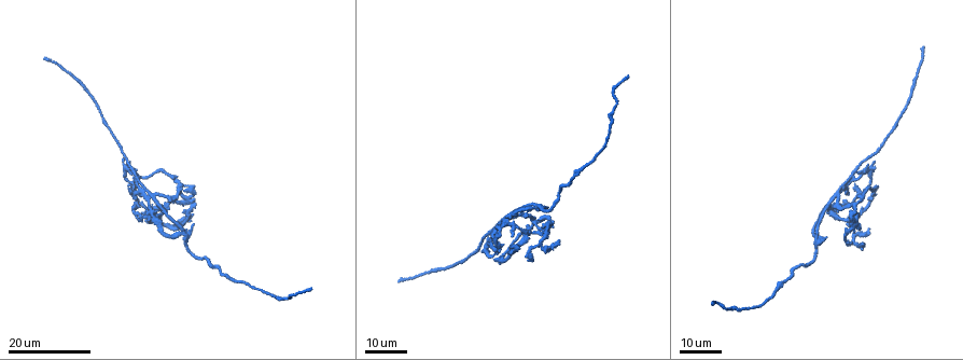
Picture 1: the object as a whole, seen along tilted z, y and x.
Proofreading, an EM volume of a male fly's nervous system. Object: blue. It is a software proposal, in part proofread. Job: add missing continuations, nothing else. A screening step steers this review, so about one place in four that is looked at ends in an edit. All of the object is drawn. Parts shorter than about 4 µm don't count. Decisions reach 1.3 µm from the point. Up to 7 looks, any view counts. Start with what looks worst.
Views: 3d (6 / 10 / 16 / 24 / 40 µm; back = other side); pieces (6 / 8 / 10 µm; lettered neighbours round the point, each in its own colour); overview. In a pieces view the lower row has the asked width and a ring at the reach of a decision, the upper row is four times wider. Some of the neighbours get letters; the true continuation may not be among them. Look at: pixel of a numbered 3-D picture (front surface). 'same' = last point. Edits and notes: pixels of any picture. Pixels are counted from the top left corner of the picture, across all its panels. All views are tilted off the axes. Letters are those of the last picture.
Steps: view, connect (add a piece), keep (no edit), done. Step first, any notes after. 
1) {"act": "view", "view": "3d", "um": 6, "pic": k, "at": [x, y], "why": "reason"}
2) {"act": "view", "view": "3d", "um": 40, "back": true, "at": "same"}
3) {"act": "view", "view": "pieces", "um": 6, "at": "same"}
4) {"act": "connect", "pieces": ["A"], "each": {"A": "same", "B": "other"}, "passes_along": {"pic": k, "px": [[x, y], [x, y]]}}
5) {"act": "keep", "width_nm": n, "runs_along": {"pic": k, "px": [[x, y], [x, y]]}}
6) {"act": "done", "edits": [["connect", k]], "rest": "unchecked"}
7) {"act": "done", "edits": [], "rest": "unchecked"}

{"act": "view", "view": "3d", "um": 24, "pic": 1, "at": [626, 75]}

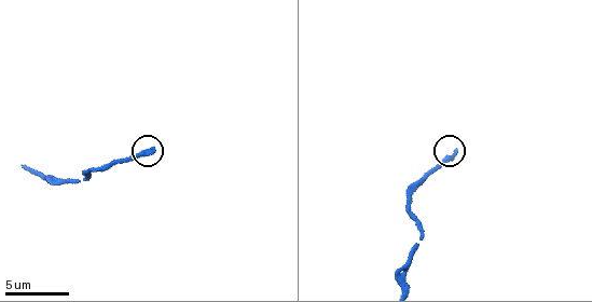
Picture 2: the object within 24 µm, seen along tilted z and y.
{"act": "view", "view": "pieces", "um": 10, "pic": 2, "at": [453, 151], "why": "what lies round it"}

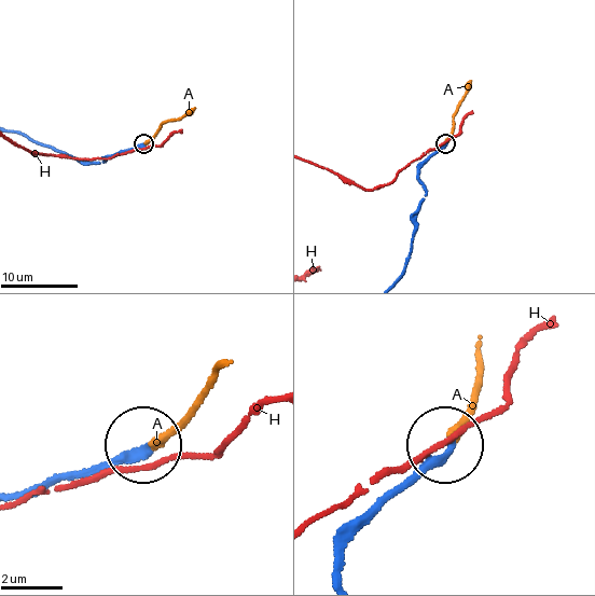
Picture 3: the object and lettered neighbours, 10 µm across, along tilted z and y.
{"act": "connect", "pieces": ["A"], "width_nm": 240, "each": {"A": "same", "H": "other"}, "passes_along": {"pic": 3, "px": [[58, 483], [144, 451], [181, 420], [218, 369]]}, "found": "the neuron continues"}

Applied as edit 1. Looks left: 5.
{"act": "view", "view": "3d", "um": 24, "pic": 1, "at": [923, 49], "why": "long arm stops here"}

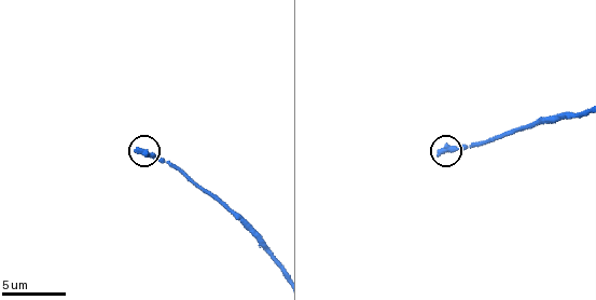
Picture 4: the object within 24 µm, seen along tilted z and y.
{"act": "view", "view": "pieces", "um": 10, "pic": 4, "at": [138, 151]}

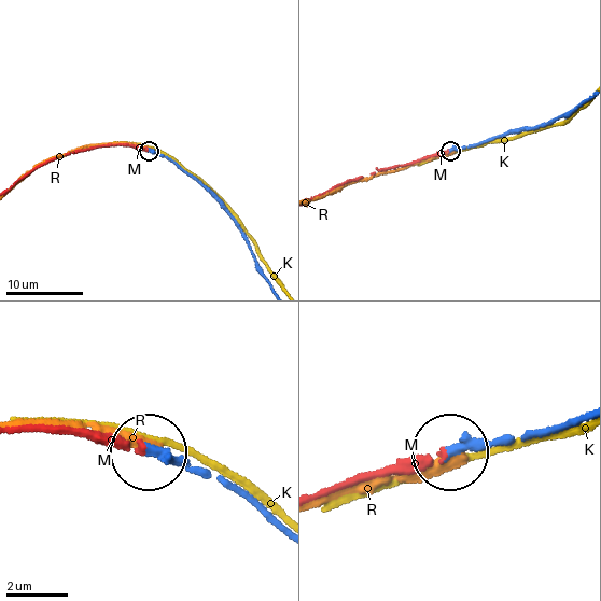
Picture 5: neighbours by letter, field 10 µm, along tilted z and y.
{"act": "connect", "pieces": ["M"], "each": {"K": "other", "M": "same", "R": "other"}, "passes_along": {"pic": 5, "px": [[470, 145], [381, 168], [338, 186]]}, "found": "it goes on there"}

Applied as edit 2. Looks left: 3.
{"act": "view", "view": "overview", "why": "see it whole again"}

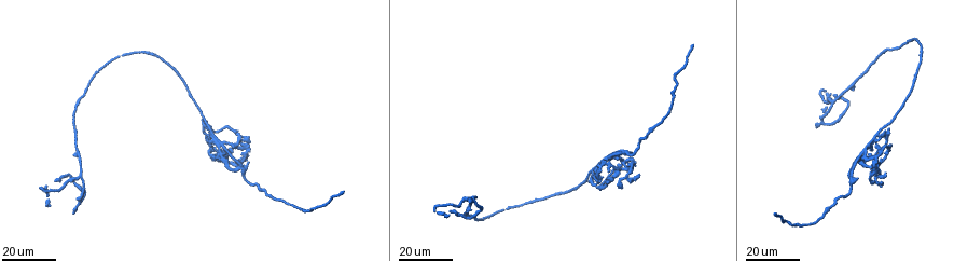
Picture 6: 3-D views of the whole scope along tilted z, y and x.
{"act": "view", "view": "3d", "um": 24, "pic": 6, "at": [609, 177], "why": "branch stops here"}

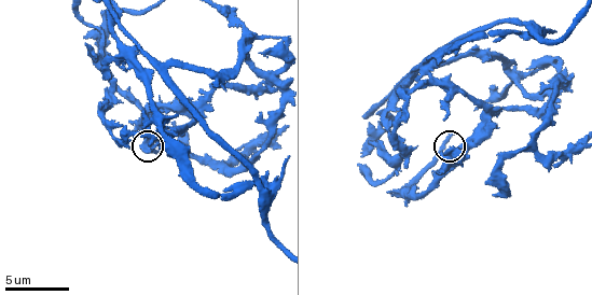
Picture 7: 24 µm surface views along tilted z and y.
{"act": "view", "view": "pieces", "um": 8, "pic": 7, "at": [452, 149]}

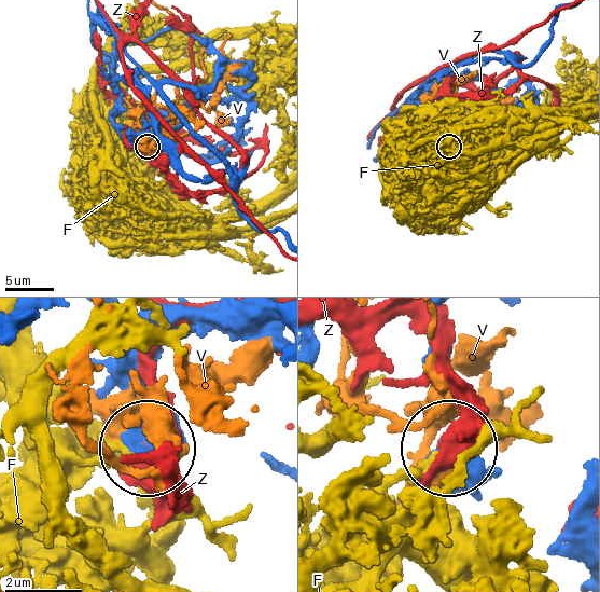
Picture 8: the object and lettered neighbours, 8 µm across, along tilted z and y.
{"act": "keep", "each": {"F": "other", "V": "other", "Z": "other"}, "found": "none of them fits"}

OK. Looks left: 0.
{"act": "done", "edits": [["connect", 3], ["connect", 5]], "rest": "unchecked"}

